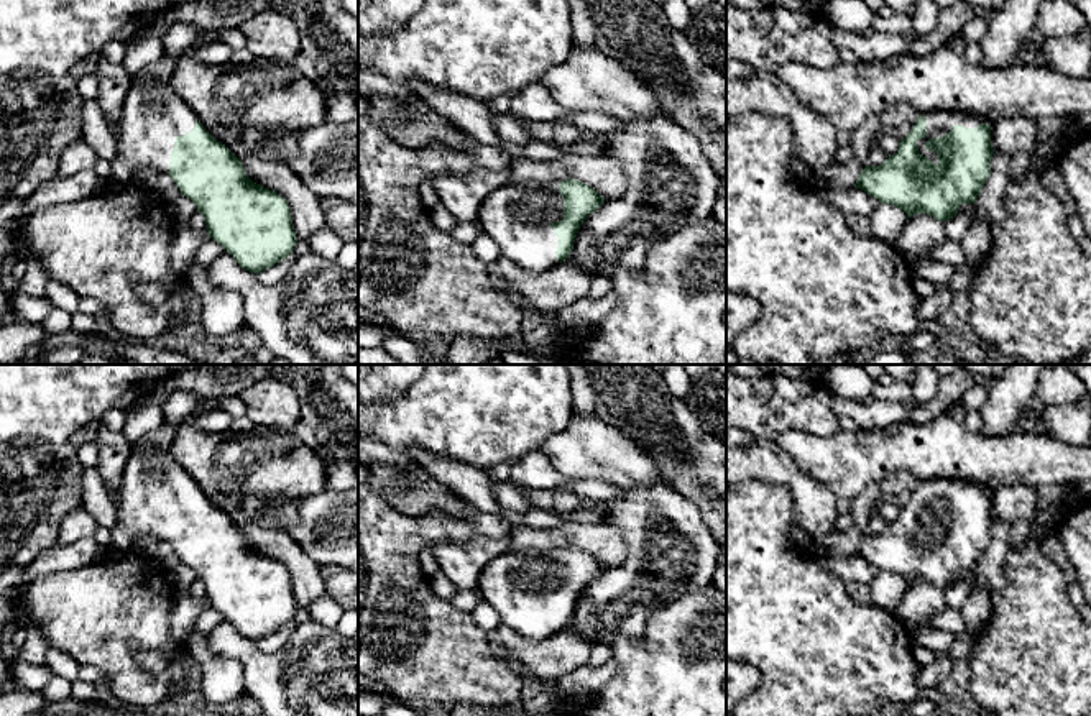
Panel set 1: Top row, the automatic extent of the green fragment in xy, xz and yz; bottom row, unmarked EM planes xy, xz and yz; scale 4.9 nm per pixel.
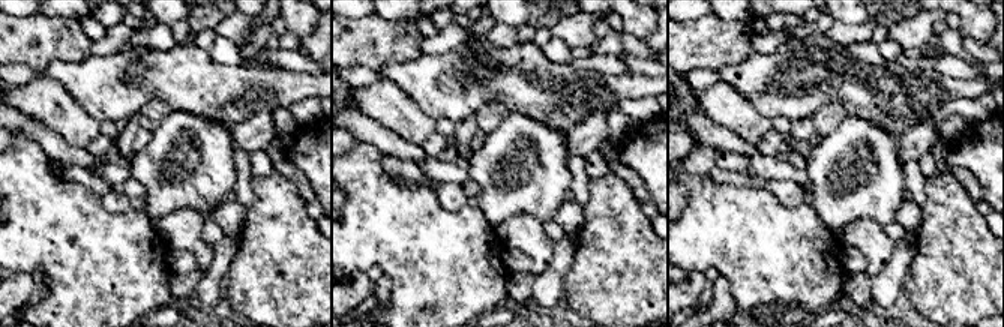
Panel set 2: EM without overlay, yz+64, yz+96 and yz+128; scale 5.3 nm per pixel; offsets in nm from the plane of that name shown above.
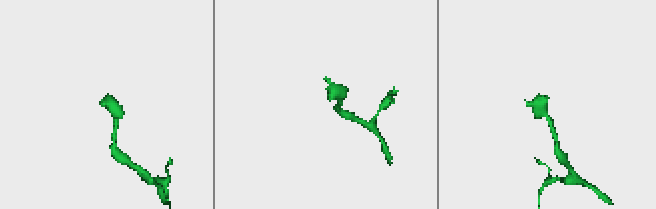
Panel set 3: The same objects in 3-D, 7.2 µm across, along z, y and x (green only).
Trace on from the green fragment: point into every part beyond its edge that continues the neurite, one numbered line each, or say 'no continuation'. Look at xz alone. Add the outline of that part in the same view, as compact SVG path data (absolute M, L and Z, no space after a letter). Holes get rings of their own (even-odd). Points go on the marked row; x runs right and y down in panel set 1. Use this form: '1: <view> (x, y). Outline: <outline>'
1: xz (516, 217). Outline: M511 182L488 194L480 205L481 230L498 245L501 256L529 273L560 264L555 256L559 238L550 227L564 218L560 182Z

